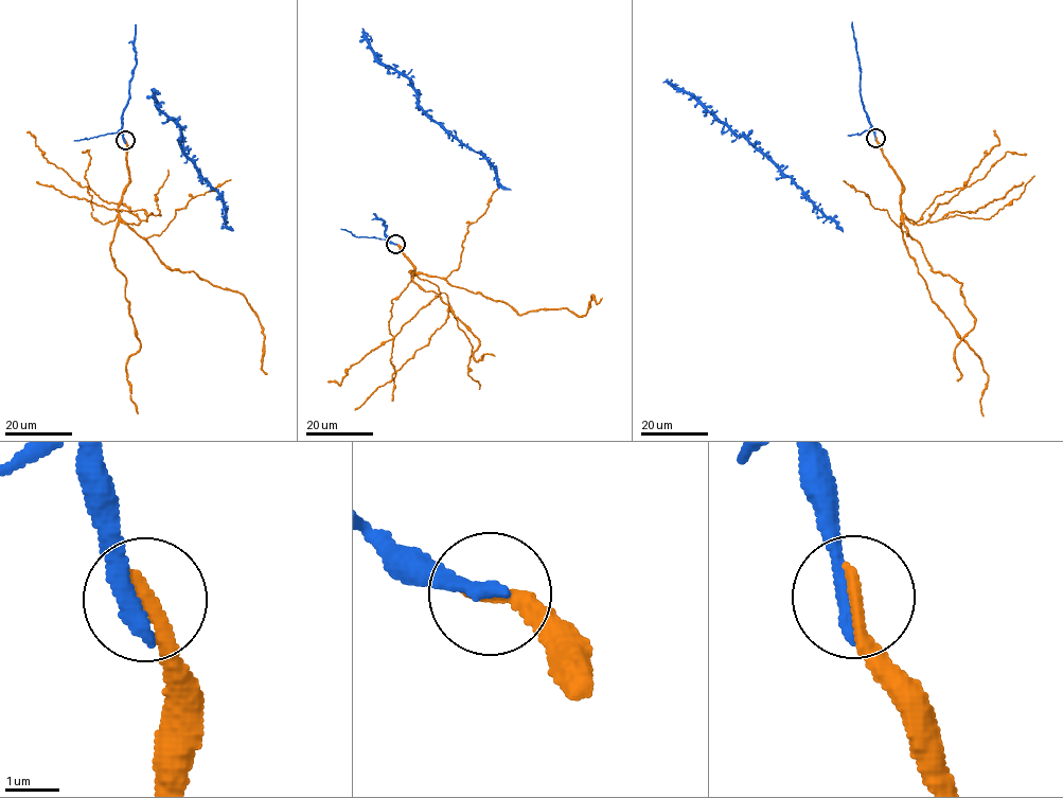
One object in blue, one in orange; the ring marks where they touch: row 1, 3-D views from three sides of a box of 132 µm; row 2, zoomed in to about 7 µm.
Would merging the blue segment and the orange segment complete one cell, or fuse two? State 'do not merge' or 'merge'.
merge

